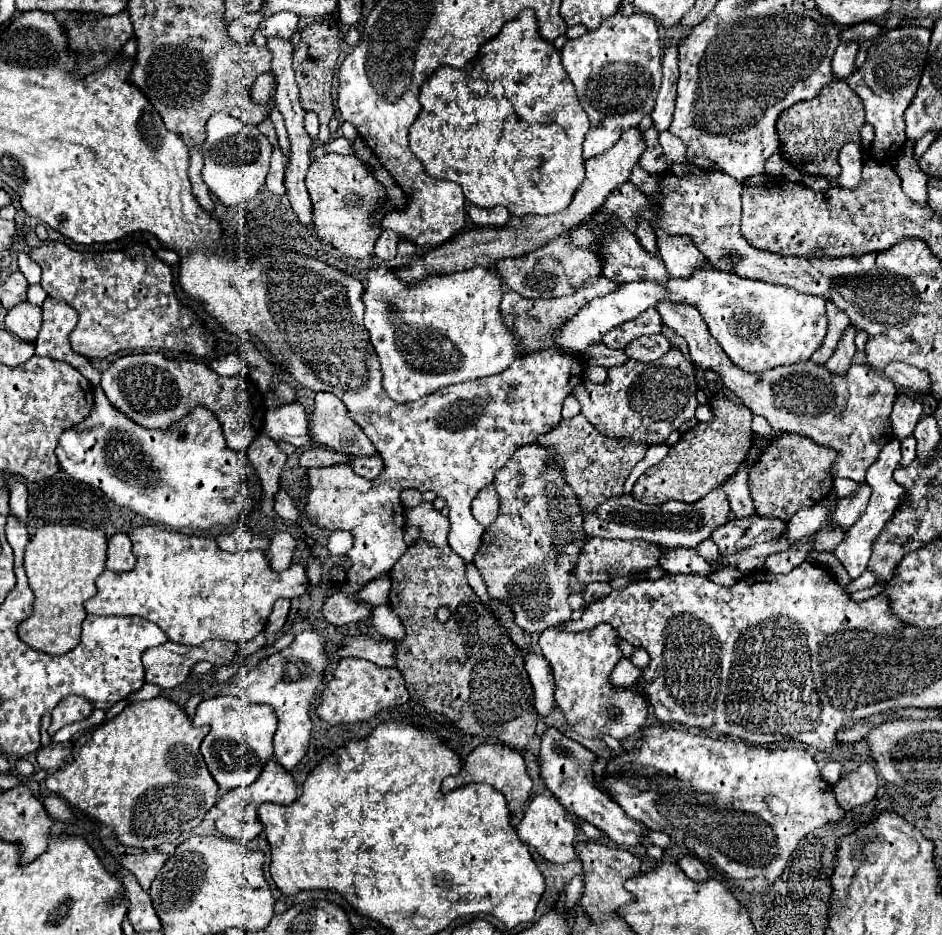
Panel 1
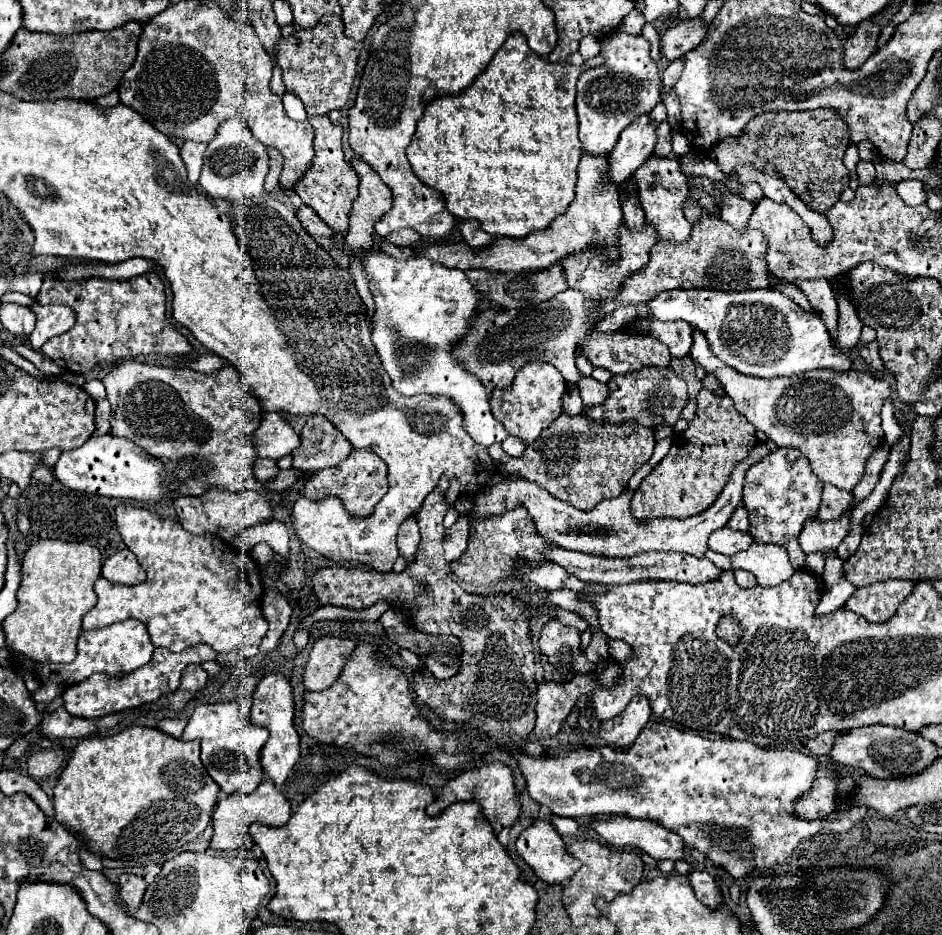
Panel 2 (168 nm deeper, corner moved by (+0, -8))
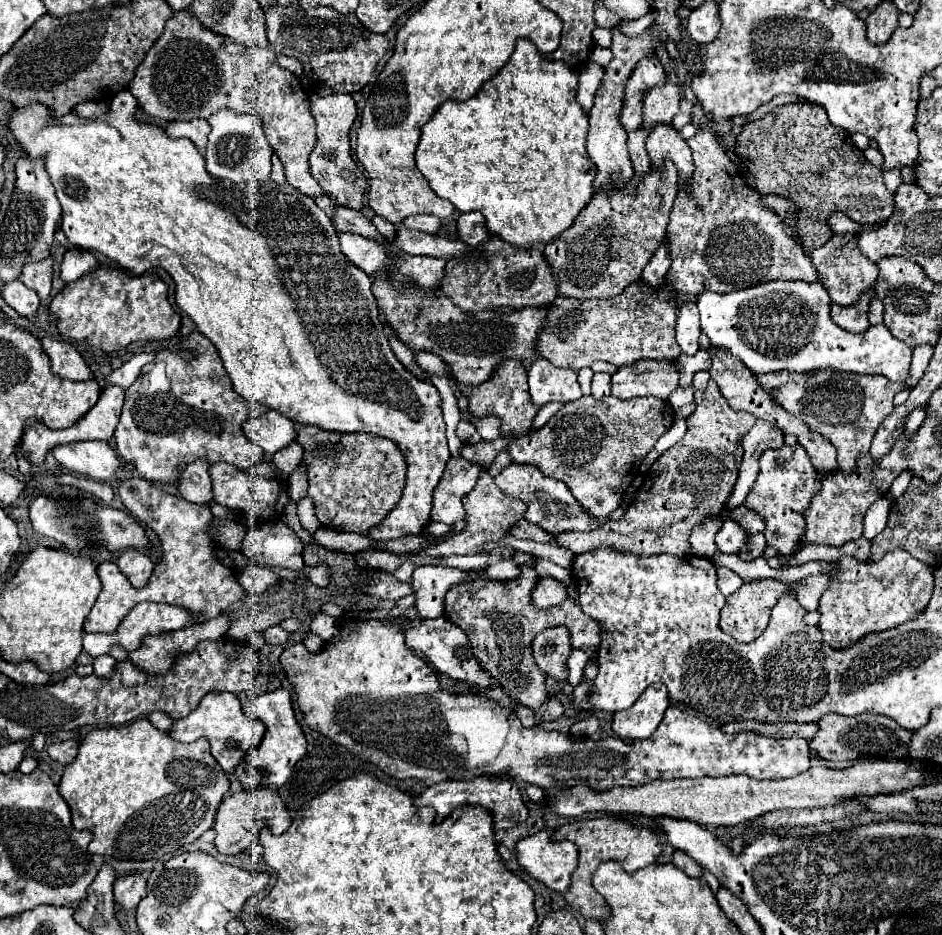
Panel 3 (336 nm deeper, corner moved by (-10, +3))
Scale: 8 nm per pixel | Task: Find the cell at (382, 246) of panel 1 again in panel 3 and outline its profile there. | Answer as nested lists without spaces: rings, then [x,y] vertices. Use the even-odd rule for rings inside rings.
[[[408,216],[404,220],[404,226],[412,230],[422,230],[426,234],[436,234],[440,228],[440,218],[436,216]]]

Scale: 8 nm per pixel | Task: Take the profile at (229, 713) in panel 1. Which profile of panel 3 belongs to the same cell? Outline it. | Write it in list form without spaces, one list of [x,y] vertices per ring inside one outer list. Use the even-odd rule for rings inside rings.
[[[208,692],[204,700],[200,700],[198,706],[186,718],[180,718],[172,724],[168,734],[178,742],[196,742],[198,738],[206,738],[210,742],[212,756],[218,760],[222,770],[230,774],[246,758],[246,754],[254,746],[258,746],[258,742],[264,736],[264,726],[258,720],[244,714],[242,704],[234,694]]]

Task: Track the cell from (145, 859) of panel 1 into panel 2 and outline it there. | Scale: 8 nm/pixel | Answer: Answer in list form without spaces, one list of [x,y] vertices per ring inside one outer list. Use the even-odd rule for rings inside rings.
[[[122,873],[120,879],[120,895],[122,895],[122,901],[128,905],[130,911],[138,911],[140,903],[142,903],[142,897],[144,897],[144,891],[148,887],[146,879],[142,875],[132,875],[132,873]]]

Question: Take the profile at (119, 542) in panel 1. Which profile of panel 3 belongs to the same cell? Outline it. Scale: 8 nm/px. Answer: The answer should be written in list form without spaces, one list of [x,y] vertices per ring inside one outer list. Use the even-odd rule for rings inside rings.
[[[126,550],[118,558],[116,564],[134,588],[142,588],[150,580],[150,574],[152,574],[152,568],[154,568],[152,560],[138,550]]]

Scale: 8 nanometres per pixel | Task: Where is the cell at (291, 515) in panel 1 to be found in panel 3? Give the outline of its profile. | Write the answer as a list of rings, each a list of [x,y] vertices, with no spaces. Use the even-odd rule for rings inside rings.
[[[190,332],[184,342],[162,348],[156,360],[144,366],[136,382],[125,391],[120,424],[114,432],[115,448],[125,462],[134,464],[142,478],[166,484],[178,484],[176,466],[180,462],[222,460],[236,468],[250,468],[262,460],[264,452],[248,440],[242,424],[266,412],[264,404],[252,406],[232,390],[216,348],[200,332]],[[186,350],[194,352],[192,360],[182,358]]]

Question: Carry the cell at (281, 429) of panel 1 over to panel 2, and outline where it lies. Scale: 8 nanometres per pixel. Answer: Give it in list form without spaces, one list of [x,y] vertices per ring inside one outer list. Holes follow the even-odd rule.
[[[264,413],[260,427],[252,435],[252,443],[256,445],[258,457],[270,457],[270,459],[282,459],[284,455],[292,455],[292,451],[298,447],[300,437],[292,429],[292,425],[280,415],[280,413]]]

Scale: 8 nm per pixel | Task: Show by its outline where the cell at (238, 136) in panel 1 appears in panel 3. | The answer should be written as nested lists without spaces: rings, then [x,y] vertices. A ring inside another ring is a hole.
[[[218,110],[208,118],[210,134],[206,146],[206,168],[210,176],[230,182],[254,182],[270,178],[272,146],[268,144],[262,120],[254,114],[236,114],[234,110]]]

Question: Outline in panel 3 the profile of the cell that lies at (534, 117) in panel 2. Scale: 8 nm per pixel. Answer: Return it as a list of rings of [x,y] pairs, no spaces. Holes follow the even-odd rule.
[[[518,40],[516,42],[516,50],[510,56],[508,64],[494,76],[490,78],[470,100],[466,102],[454,102],[448,100],[444,102],[438,112],[426,122],[426,126],[422,128],[422,136],[416,148],[416,166],[418,170],[424,174],[424,178],[428,180],[430,188],[444,200],[452,202],[454,208],[458,208],[460,212],[474,212],[480,210],[486,218],[486,228],[494,234],[500,236],[502,240],[506,240],[508,244],[516,246],[516,248],[532,248],[536,244],[548,244],[554,238],[558,238],[566,228],[572,226],[572,222],[576,220],[576,216],[586,208],[586,204],[590,202],[590,198],[594,196],[594,176],[596,176],[596,168],[594,162],[590,160],[588,152],[586,152],[586,134],[588,134],[588,114],[582,112],[582,106],[576,102],[576,86],[578,86],[578,74],[566,66],[564,62],[552,62],[548,58],[544,58],[536,46],[530,40]]]

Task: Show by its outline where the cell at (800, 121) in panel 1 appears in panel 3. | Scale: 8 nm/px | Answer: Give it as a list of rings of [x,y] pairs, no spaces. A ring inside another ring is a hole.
[[[786,104],[774,108],[762,120],[746,124],[742,134],[736,138],[738,148],[736,156],[742,164],[754,174],[756,188],[760,194],[786,196],[786,200],[794,200],[798,204],[798,224],[796,232],[802,240],[802,250],[810,254],[814,248],[820,248],[832,238],[832,228],[828,218],[834,212],[846,214],[850,220],[860,224],[870,224],[876,220],[888,220],[894,212],[894,194],[884,186],[882,170],[872,166],[862,150],[858,150],[850,138],[850,134],[834,124],[830,124],[826,110],[818,104]]]

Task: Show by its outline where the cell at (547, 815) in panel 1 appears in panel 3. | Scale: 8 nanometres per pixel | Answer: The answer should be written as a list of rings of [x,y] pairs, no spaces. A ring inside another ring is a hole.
[[[540,830],[538,834],[520,840],[516,844],[518,864],[528,876],[538,880],[546,888],[566,894],[566,890],[570,888],[570,876],[578,866],[578,848],[572,842],[552,842],[550,836],[552,836],[552,830]]]

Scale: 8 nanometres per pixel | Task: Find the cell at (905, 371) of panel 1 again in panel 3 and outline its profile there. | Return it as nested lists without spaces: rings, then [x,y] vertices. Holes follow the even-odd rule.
[[[874,284],[870,286],[870,290],[866,294],[862,294],[862,298],[858,302],[854,302],[852,306],[838,306],[832,304],[832,320],[844,328],[850,330],[854,334],[864,332],[870,324],[868,324],[868,306],[870,300],[874,298]]]

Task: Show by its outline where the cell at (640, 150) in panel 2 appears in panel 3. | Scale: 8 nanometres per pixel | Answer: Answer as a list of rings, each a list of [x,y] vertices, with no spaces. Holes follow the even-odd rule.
[[[662,84],[654,86],[646,100],[644,100],[644,124],[642,128],[654,128],[658,122],[670,122],[672,116],[680,110],[680,100],[682,100],[682,88],[678,84]]]

